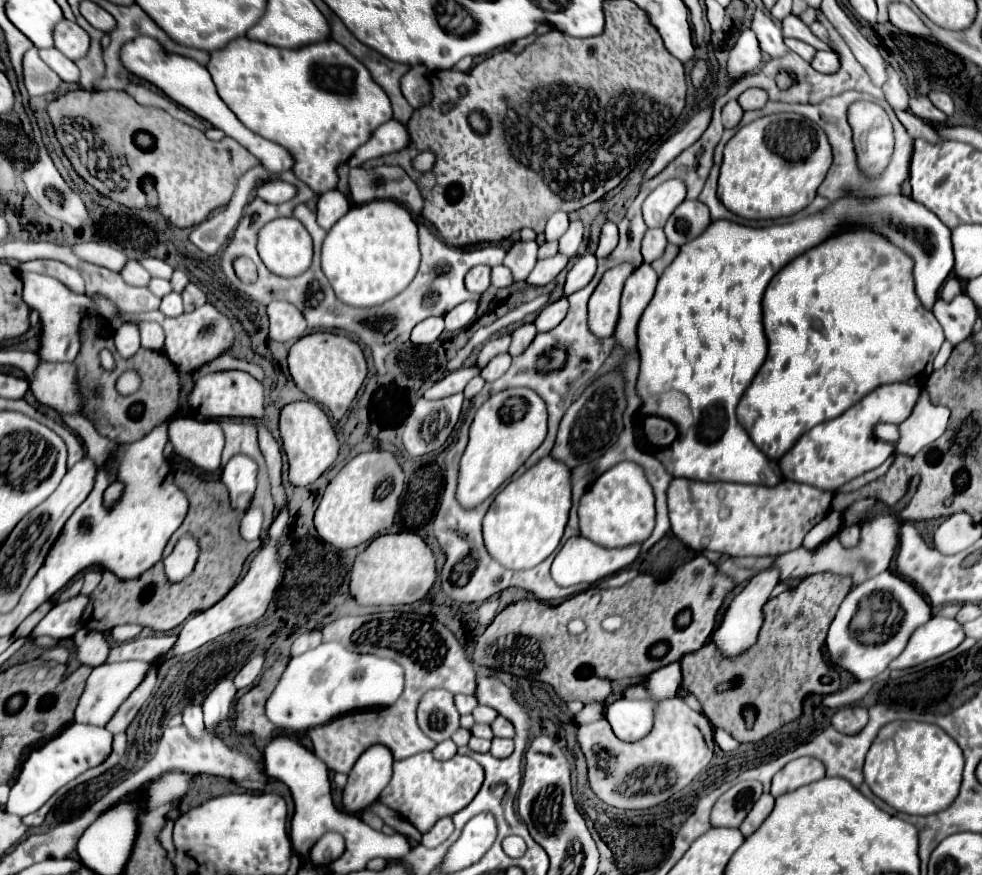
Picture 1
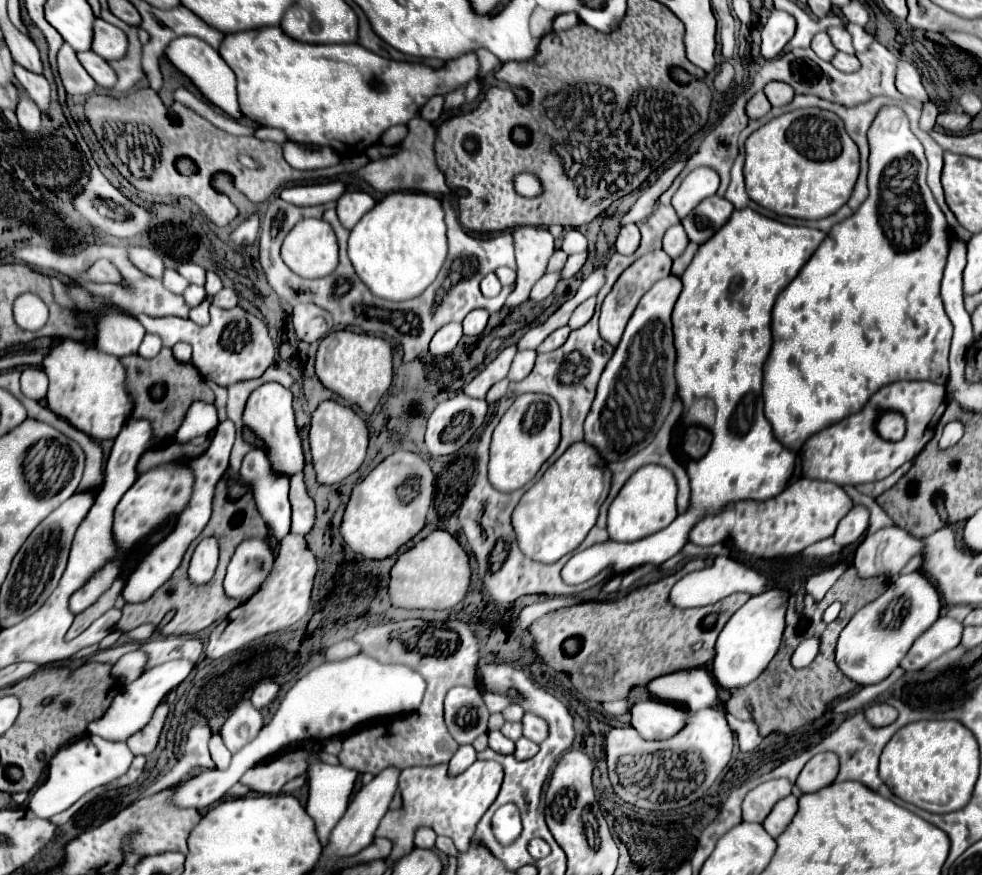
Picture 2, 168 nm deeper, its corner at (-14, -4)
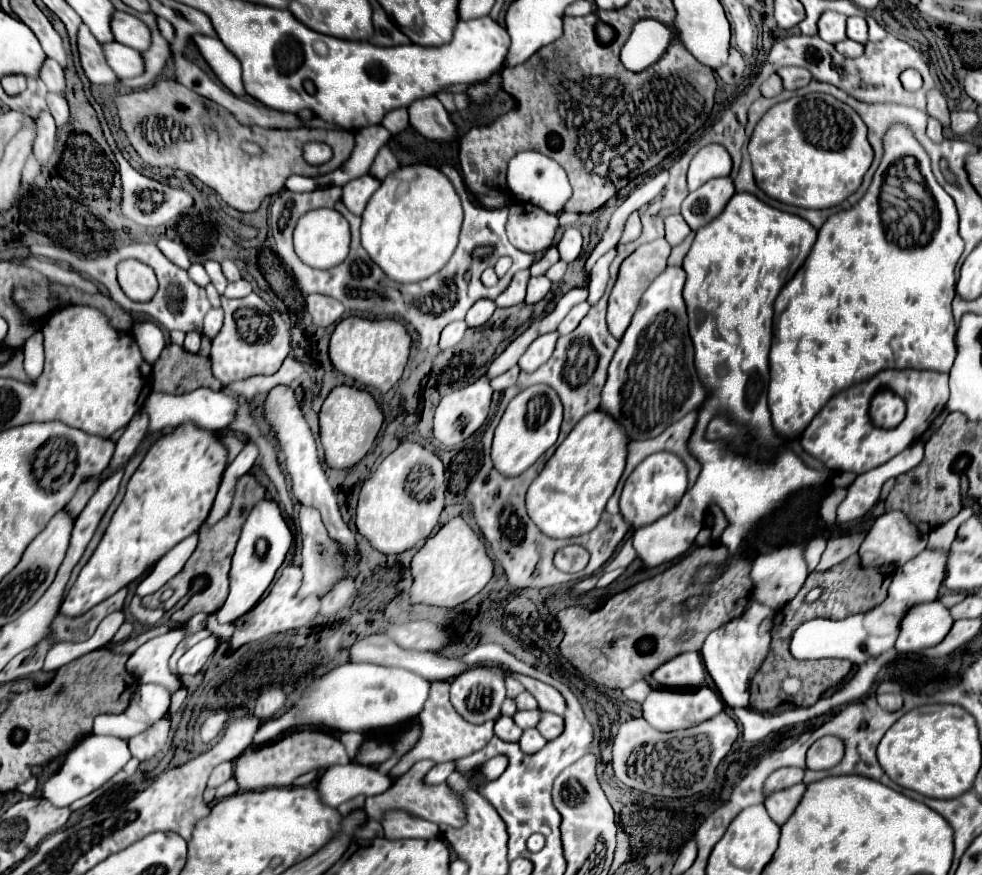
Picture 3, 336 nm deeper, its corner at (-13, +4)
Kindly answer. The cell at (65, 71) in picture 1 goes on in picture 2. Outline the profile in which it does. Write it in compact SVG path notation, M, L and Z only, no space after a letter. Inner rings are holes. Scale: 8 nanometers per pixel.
M92 50L78 53L78 61L88 71L88 75L96 81L96 85L100 85L100 87L112 87L114 85L114 81L116 81L114 71L110 69L110 65L102 57L92 53Z

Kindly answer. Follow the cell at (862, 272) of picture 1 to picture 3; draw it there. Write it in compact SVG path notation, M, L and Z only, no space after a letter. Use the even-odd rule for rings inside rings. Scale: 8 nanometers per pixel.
M893 125L893 129L889 129L889 133L885 133L885 155L883 155L883 161L881 161L881 165L879 165L879 169L877 169L877 173L875 173L875 177L873 177L873 183L871 183L871 187L867 189L865 197L863 197L855 207L851 207L851 209L847 209L847 211L833 213L833 215L823 223L823 227L819 229L819 237L817 237L817 241L815 241L815 245L813 245L813 249L811 249L811 253L809 253L809 257L807 257L805 265L803 265L803 267L795 273L795 277L793 277L793 279L791 279L791 281L781 289L779 297L775 300L774 320L777 322L777 327L775 327L773 347L771 347L771 353L769 353L769 365L771 365L771 381L769 381L769 411L771 411L771 423L773 423L773 429L775 429L779 435L785 435L785 437L789 437L789 439L799 437L799 435L805 431L805 427L809 425L809 421L811 421L811 419L821 411L821 407L829 401L829 397L837 395L841 389L847 389L847 387L851 387L851 385L855 385L855 383L861 383L861 381L865 381L865 379L869 379L869 377L877 375L881 369L931 369L931 371L939 371L939 373L949 373L949 369L951 369L951 365L953 365L953 361L955 361L955 355L957 355L957 351L955 351L955 331L957 331L957 327L955 327L955 319L953 319L953 315L951 315L951 301L953 301L953 297L955 297L955 283L957 283L957 281L955 281L955 265L957 265L957 261L959 261L959 257L961 257L961 253L963 253L963 247L965 247L965 243L963 243L963 239L959 237L959 227L957 227L957 209L955 209L955 203L953 203L953 199L943 191L943 187L937 183L935 175L931 173L929 155L925 153L925 149L921 149L921 145L917 143L917 139L913 137L913 133L909 133L909 129L905 129L905 125Z

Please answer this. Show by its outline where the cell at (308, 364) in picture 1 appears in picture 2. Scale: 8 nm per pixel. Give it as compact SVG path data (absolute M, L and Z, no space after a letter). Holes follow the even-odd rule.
M344 329L334 331L320 341L314 369L326 389L356 405L364 415L370 415L392 381L392 347L380 337Z

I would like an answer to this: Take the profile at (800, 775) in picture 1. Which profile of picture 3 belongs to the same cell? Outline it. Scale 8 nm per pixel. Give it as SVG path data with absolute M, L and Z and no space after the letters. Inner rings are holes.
M821 737L807 751L807 769L831 769L843 759L843 743L837 737Z

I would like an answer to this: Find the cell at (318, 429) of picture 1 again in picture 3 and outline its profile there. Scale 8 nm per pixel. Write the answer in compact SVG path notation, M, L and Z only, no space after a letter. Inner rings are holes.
M349 385L335 387L325 399L319 413L321 445L325 449L327 465L333 469L349 469L357 465L371 449L383 421L385 421L383 411L371 393Z

